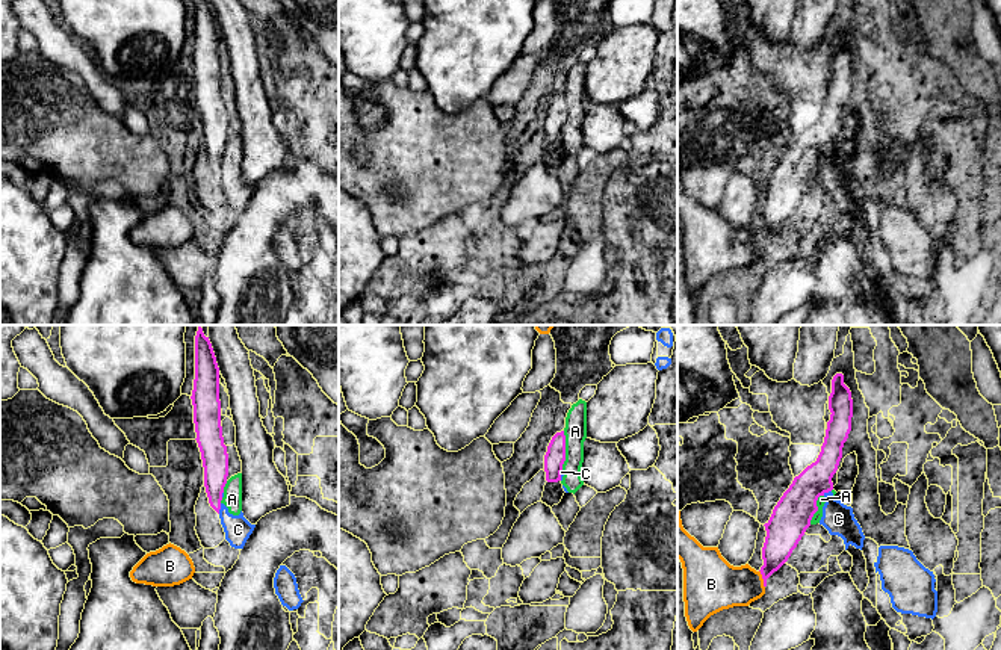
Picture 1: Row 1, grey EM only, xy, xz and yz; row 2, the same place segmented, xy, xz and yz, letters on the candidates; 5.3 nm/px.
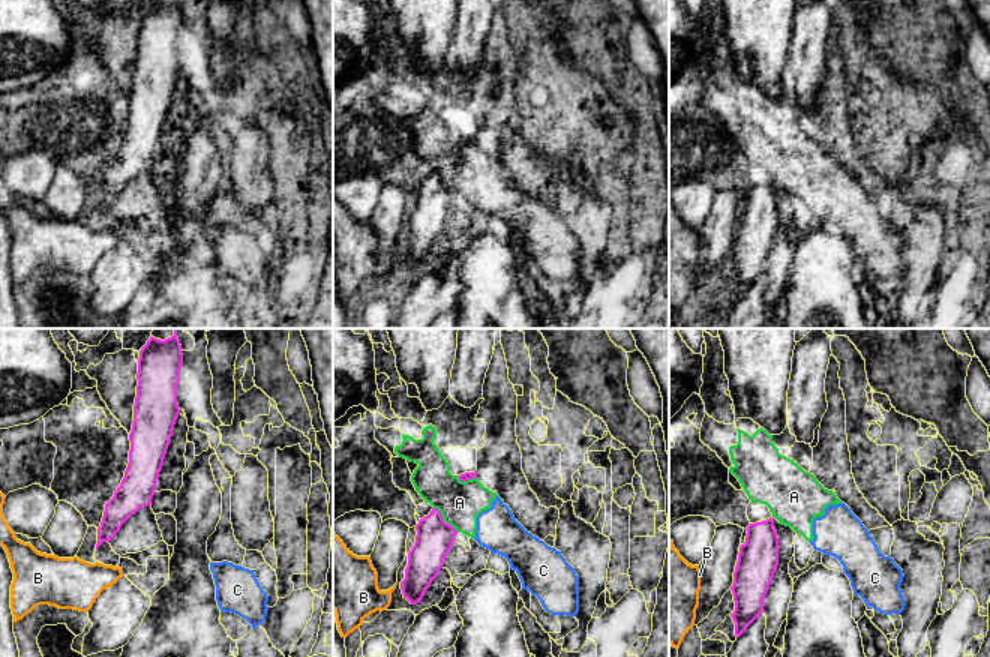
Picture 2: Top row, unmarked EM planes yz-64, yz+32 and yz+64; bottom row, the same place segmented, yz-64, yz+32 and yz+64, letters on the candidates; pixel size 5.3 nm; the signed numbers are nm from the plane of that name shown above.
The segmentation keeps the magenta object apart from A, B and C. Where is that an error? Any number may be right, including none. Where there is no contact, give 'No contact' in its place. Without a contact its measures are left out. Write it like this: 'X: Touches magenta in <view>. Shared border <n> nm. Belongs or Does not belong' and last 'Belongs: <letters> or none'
A: Touches magenta in xz. Shared border 220 nm. Does not belong
B: Touches magenta in yz. Shared border 100 nm. Does not belong
C: Touches magenta in xy. Shared border 60 nm. Does not belong
Belongs: none

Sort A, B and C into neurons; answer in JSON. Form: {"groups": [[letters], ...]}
{"groups": [["A", "C"], ["B"]]}

